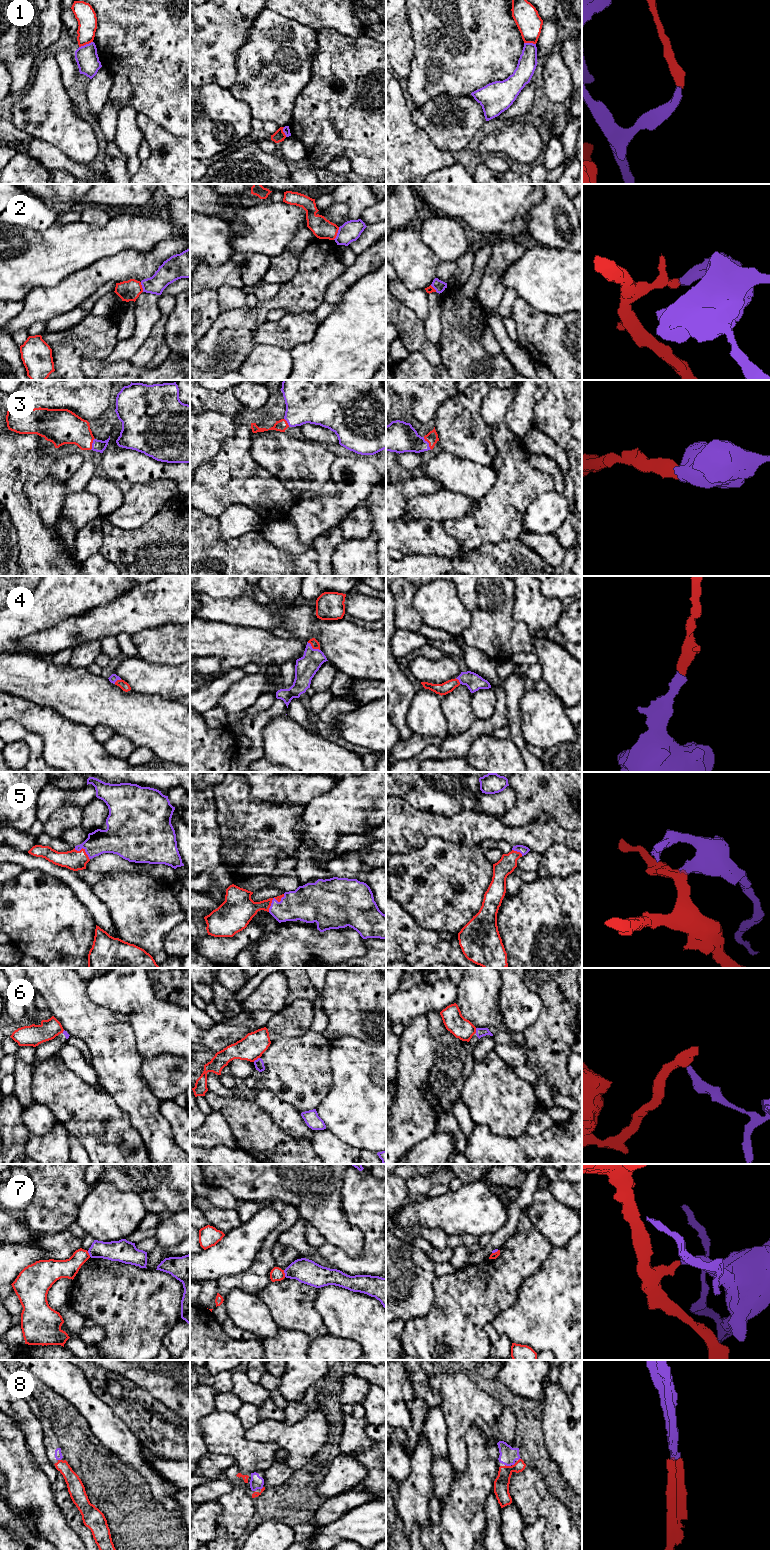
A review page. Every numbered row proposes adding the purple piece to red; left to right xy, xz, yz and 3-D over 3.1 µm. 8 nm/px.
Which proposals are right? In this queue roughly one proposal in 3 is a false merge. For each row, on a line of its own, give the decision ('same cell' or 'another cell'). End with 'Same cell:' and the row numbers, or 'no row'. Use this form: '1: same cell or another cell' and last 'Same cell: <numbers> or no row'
1: another cell
2: another cell
3: same cell
4: same cell
5: same cell
6: another cell
7: another cell
8: same cell
Same cell: 3, 4, 5, 8

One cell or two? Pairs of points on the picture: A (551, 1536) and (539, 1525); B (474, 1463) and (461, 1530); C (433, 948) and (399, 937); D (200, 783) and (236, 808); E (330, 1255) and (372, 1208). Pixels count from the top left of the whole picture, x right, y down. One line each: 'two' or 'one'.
A: two
B: one
C: one
D: two
E: one

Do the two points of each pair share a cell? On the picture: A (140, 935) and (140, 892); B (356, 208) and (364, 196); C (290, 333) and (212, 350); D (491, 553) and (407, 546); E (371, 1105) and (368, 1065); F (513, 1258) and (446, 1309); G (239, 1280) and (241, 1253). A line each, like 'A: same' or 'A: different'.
A: same
B: same
C: different
D: different
E: same
F: same
G: different

